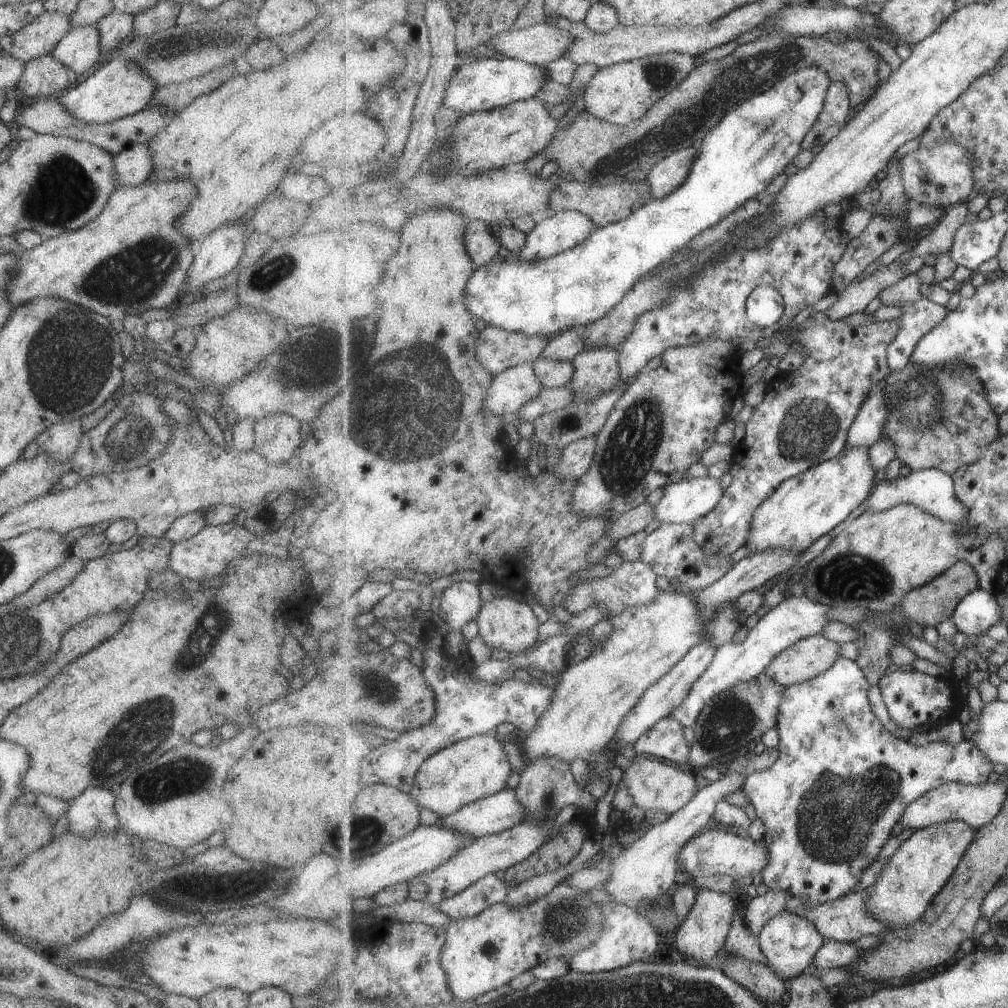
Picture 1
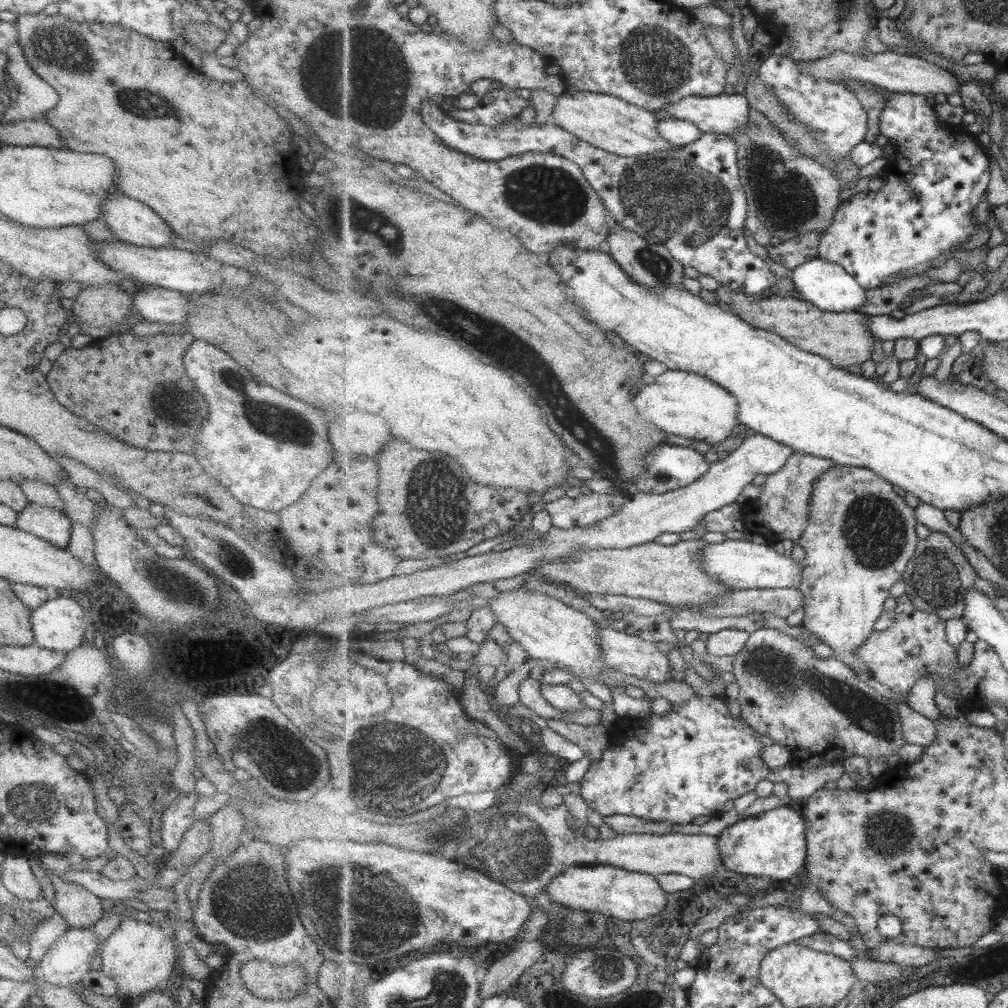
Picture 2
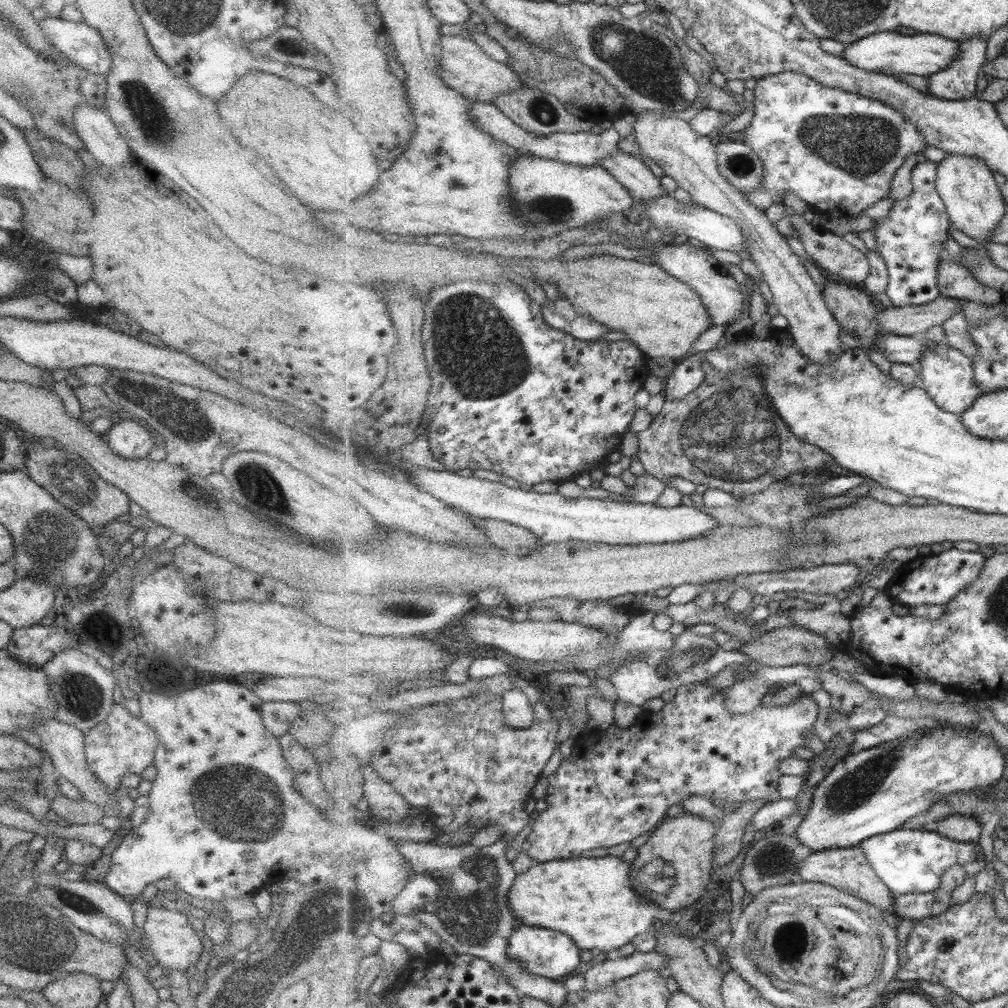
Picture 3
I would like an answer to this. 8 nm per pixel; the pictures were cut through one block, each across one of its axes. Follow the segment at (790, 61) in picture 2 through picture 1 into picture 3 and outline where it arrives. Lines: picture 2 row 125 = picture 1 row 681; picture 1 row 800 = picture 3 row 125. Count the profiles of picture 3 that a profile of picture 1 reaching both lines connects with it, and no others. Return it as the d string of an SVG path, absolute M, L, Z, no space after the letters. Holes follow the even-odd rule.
M787 71L758 79L753 106L753 121L745 128L744 142L762 158L766 176L762 186L753 193L745 193L745 198L763 210L782 201L789 191L797 194L811 208L847 222L861 216L864 210L879 200L889 199L897 171L909 156L923 152L928 146L923 133L889 104L863 94L829 88L803 73Z

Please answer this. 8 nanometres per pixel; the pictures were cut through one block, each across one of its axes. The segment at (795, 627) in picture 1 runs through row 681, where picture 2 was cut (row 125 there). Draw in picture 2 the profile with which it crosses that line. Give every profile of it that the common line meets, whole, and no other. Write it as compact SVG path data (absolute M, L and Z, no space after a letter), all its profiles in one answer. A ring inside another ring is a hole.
M745 94L689 96L664 109L671 117L691 121L703 133L733 134L749 124L749 100Z

